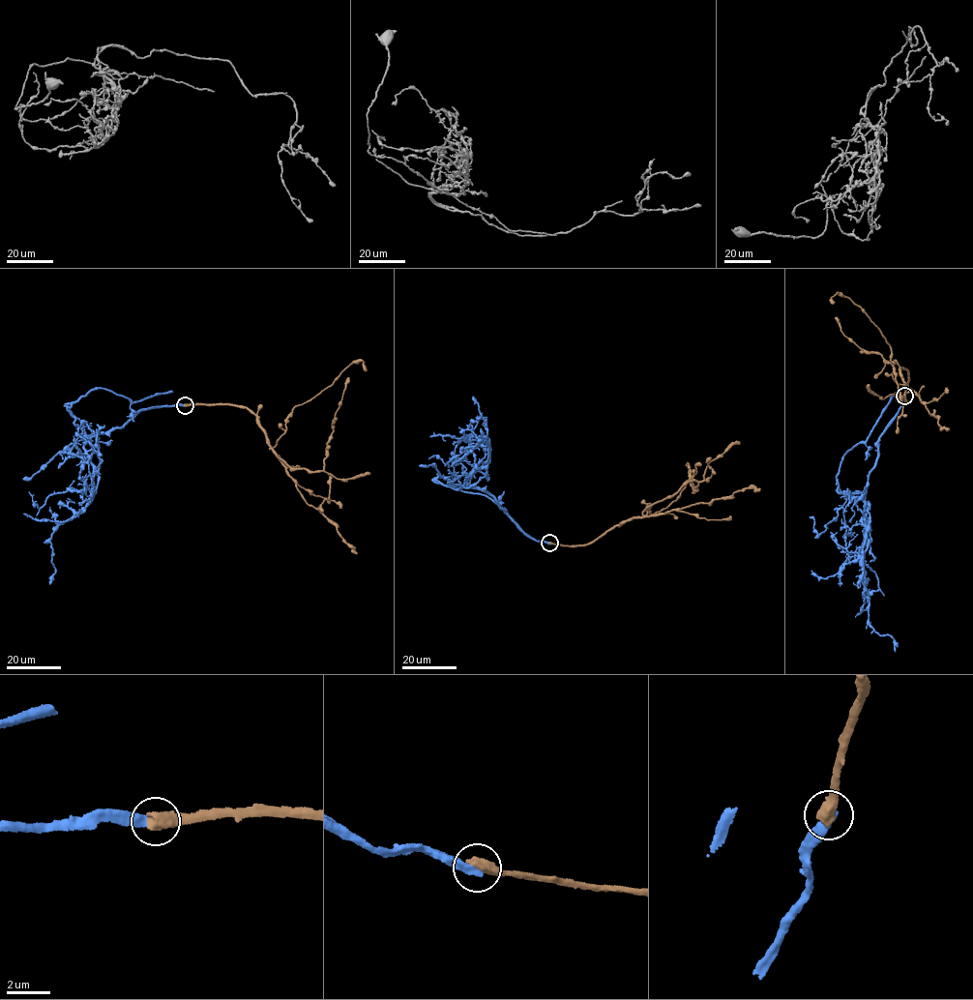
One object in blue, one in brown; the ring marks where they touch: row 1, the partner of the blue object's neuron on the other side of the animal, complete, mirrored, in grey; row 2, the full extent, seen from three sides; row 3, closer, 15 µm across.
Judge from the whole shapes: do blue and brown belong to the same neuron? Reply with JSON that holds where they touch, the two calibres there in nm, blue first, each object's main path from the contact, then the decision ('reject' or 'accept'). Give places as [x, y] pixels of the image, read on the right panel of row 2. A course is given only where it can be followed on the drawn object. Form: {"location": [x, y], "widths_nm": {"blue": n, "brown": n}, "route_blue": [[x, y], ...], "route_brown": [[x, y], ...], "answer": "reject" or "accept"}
{"location": [904, 396], "widths_nm": {"blue": 400, "brown": 650}, "route_blue": [[904, 396], [878, 442], [862, 521], [869, 540], [862, 573], [869, 602], [869, 627], [893, 638], [895, 651]], "route_brown": [[904, 396], [908, 370], [899, 371], [909, 390], [906, 399], [897, 398], [894, 367], [846, 337], [836, 317]], "answer": "reject"}

